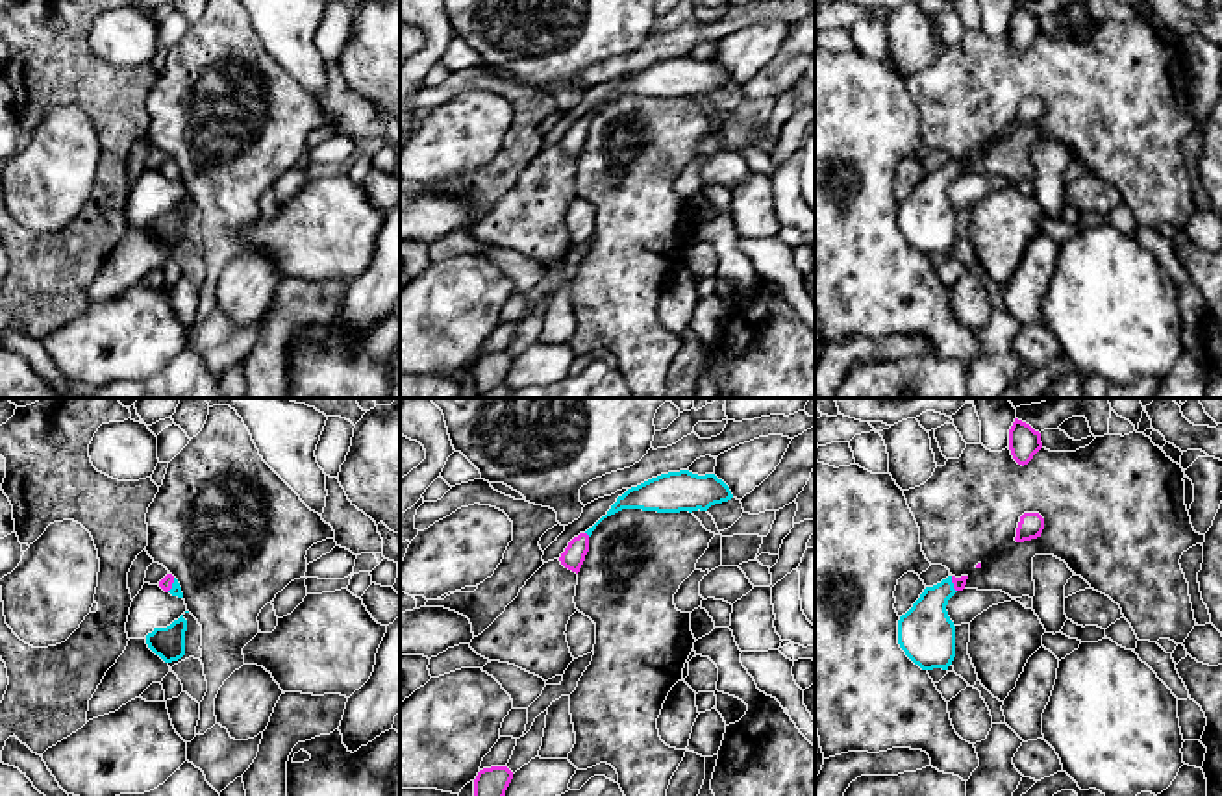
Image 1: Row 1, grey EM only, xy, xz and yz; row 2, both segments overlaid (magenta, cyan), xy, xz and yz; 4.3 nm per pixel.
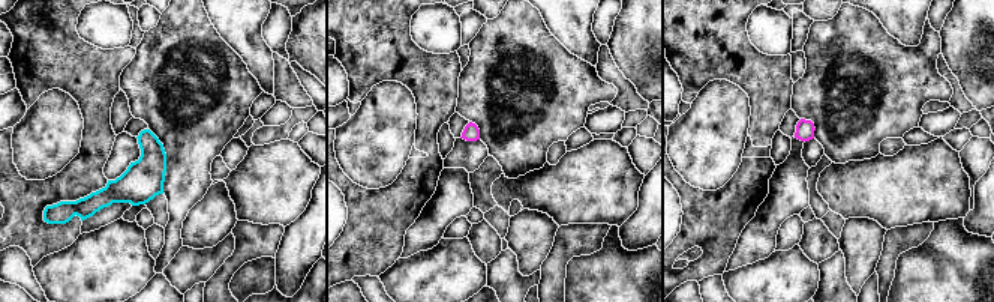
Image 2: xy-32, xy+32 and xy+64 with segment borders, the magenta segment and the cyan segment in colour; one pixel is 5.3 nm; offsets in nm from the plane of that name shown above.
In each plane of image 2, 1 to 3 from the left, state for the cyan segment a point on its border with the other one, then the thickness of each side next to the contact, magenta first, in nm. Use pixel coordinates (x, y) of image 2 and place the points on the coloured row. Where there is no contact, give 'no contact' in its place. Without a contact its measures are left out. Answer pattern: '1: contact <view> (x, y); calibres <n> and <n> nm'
1: no contact
2: no contact
3: no contact

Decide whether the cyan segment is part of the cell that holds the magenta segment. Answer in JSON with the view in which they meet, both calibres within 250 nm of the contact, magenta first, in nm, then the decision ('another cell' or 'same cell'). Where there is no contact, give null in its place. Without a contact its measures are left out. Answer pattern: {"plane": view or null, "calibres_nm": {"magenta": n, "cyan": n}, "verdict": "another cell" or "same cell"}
{"plane": "yz", "calibres_nm": {"magenta": 50, "cyan": 240}, "verdict": "same cell"}

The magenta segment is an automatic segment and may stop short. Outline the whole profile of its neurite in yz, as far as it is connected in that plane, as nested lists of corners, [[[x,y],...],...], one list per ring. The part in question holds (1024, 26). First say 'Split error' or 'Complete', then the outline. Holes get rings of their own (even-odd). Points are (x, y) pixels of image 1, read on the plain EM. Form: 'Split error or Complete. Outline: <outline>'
Complete. Outline: [[[1015,4],[1009,15],[1009,35],[1013,44],[1024,52],[1041,33],[1041,19],[1035,17],[1029,9]]]

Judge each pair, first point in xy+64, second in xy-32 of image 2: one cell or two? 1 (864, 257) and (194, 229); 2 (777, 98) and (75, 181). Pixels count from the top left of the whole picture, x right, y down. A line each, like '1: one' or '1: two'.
1: one
2: one

